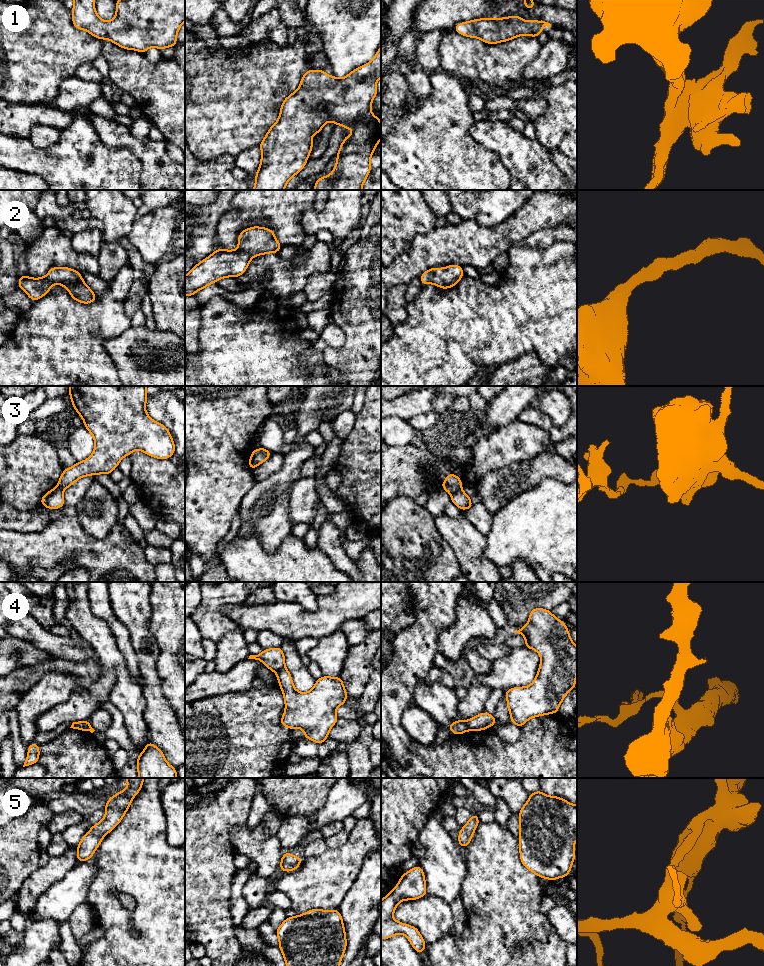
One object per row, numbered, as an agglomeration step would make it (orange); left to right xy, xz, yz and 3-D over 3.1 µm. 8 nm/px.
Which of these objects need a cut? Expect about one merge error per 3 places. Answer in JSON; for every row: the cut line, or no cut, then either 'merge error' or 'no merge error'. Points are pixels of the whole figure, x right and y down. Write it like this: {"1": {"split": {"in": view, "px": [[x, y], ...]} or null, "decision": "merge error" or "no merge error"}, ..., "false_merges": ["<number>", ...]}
{"1": {"split": null, "decision": "no merge error"}, "2": {"split": null, "decision": "no merge error"}, "3": {"split": {"in": "yz", "px": [[460, 488], [451, 494]]}, "decision": "merge error"}, "4": {"split": {"in": "yz", "px": [[466, 721], [469, 729]]}, "decision": "merge error"}, "5": {"split": null, "decision": "no merge error"}, "false_merges": ["3", "4"]}

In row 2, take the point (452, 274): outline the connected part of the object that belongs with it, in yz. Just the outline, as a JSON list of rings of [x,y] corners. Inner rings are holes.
[[[448,265],[442,268],[430,268],[419,278],[423,285],[434,284],[441,289],[454,287],[464,276],[464,271],[459,265]]]

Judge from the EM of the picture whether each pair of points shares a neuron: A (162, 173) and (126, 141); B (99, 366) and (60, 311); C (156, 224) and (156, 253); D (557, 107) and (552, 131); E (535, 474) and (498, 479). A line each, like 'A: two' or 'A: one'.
A: one
B: one
C: one
D: one
E: one

